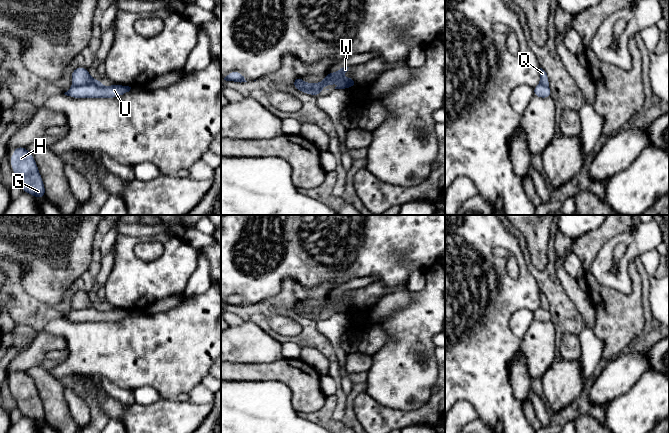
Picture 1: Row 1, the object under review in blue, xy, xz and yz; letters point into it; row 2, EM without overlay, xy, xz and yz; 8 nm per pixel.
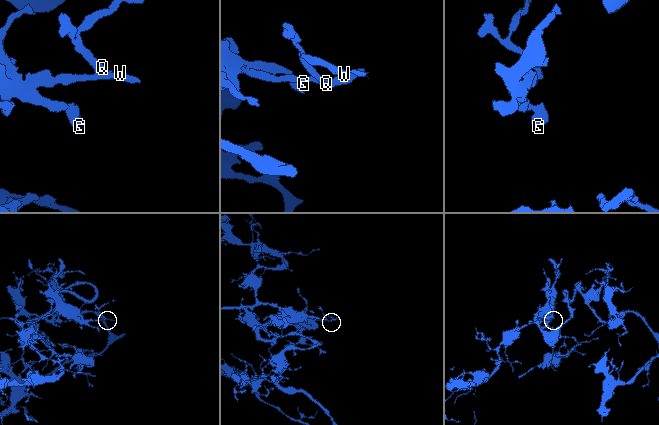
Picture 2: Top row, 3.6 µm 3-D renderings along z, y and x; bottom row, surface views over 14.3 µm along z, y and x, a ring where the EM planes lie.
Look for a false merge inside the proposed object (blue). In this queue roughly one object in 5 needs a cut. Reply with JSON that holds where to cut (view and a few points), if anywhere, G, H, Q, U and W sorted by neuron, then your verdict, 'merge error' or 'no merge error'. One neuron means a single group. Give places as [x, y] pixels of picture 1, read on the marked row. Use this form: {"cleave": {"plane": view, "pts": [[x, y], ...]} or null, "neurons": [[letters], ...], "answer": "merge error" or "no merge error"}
{"cleave": {"plane": "xy", "pts": [[98, 84], [73, 85]]}, "neurons": [["G", "H", "U", "W"], ["Q"]], "answer": "merge error"}

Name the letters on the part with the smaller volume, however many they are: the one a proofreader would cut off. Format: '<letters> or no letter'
Q

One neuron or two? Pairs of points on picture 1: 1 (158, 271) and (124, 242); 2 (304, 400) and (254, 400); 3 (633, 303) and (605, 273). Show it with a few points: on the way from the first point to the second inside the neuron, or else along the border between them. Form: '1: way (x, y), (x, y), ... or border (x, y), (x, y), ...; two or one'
1: way (147, 271), (143, 271), (125, 253); one
2: border (277, 380), (290, 390), (291, 405), (297, 412); two
3: border (633, 283), (632, 290), (627, 294), (603, 286); two

